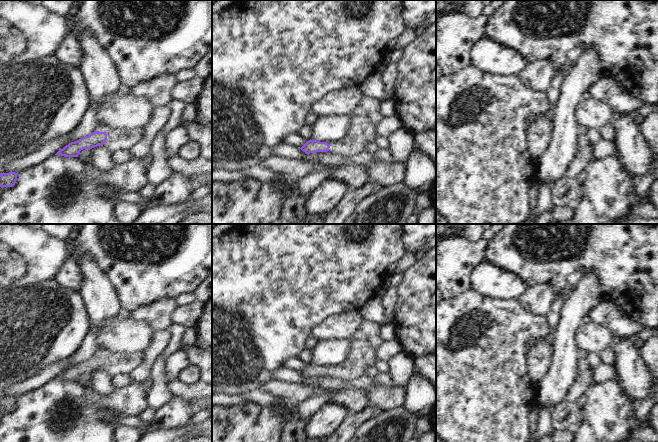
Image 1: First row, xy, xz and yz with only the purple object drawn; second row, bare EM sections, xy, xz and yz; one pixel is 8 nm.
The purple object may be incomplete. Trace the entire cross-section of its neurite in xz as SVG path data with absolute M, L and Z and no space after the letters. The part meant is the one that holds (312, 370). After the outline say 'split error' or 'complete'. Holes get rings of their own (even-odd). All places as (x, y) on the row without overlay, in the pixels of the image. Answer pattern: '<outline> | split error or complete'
M363 321L350 336L350 352L342 363L331 369L310 363L300 373L306 378L330 375L346 380L363 376L364 368L377 361L376 350L383 344L380 337L381 326L373 322Z | split error

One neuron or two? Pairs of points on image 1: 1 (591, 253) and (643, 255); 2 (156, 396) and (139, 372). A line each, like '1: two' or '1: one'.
1: one
2: two

